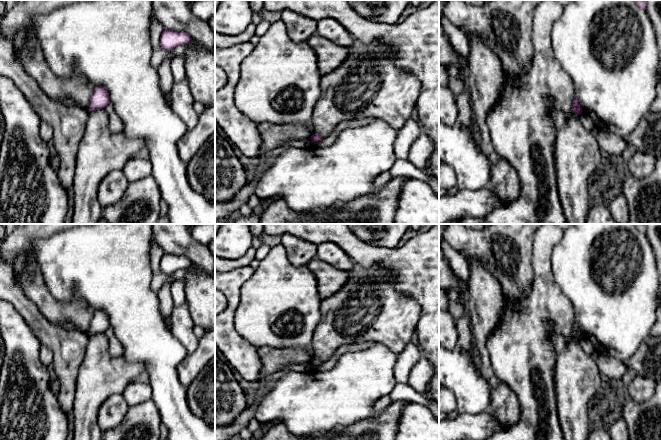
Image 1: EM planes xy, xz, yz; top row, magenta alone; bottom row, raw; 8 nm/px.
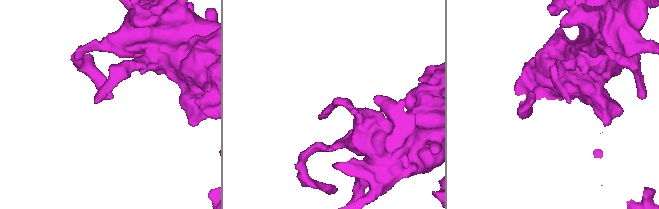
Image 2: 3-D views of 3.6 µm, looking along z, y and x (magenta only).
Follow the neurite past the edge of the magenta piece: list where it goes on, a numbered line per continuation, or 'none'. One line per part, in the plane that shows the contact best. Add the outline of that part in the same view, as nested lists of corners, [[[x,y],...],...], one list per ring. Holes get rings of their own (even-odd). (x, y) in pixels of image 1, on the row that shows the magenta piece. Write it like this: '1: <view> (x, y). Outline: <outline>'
none

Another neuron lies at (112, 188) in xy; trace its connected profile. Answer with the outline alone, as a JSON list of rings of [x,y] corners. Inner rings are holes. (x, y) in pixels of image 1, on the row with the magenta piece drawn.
[[[122,170],[110,172],[100,183],[98,201],[102,208],[118,202],[129,186],[129,180]]]

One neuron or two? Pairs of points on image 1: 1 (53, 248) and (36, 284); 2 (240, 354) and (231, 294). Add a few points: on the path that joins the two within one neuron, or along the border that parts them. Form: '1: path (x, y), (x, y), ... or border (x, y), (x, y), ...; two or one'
1: border (31, 251), (34, 254), (44, 283), (51, 294); two
2: path (228, 339), (228, 314), (231, 309); one

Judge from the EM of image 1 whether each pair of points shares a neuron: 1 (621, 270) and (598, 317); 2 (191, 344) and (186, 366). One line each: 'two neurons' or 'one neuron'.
1: one neuron
2: two neurons

